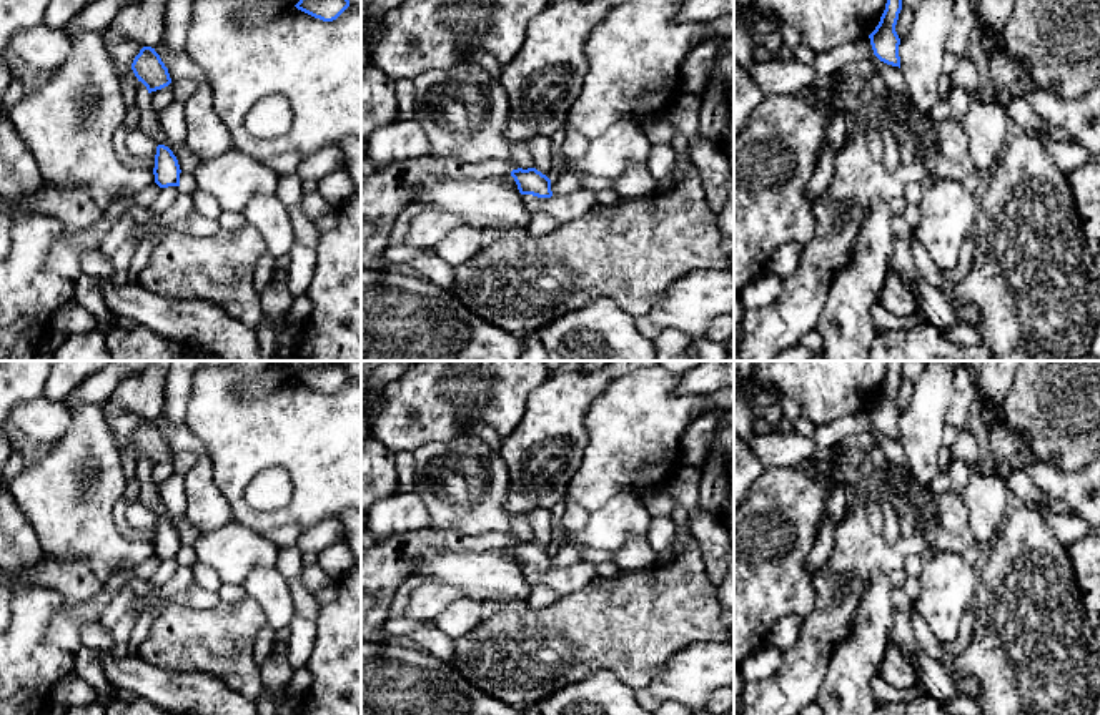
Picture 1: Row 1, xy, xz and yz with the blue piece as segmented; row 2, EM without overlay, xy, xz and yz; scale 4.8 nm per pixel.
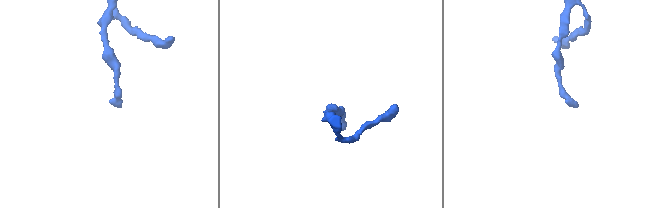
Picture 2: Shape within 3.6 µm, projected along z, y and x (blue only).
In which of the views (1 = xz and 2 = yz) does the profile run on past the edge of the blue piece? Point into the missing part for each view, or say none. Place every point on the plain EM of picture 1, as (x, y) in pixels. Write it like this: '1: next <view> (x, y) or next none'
1: next xz (385, 566)
2: next none

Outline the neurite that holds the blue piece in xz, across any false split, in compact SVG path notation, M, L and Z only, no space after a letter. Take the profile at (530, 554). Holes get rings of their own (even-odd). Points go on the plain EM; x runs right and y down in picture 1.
M419 529L361 549L361 642L388 642L383 625L398 587L413 575L424 552L488 552L511 547L521 567L551 570L551 552L536 540L513 542L504 532L469 535L449 529Z

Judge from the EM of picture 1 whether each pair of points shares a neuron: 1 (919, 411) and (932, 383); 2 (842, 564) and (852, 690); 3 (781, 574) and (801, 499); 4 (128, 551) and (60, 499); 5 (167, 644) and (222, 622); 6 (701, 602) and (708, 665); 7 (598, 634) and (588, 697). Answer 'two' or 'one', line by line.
1: one
2: two
3: one
4: one
5: one
6: two
7: two

